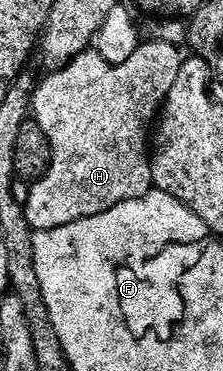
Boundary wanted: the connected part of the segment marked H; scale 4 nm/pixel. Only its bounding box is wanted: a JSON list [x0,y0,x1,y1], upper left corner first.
[23,39,185,230]

